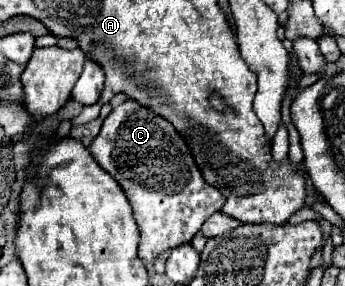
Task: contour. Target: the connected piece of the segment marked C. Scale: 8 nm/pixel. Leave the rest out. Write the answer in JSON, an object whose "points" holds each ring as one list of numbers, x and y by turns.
{"points":[[126,100,110,112,110,116,102,124,100,134,90,144,90,154,122,186,132,206,134,220,140,228,138,256,142,260,156,260,158,252,190,242,194,234,202,228,202,224,224,206,224,196,204,182,184,138,172,128,172,124,168,124,160,116,154,116,152,112,148,112,148,108,140,106,138,102]]}

